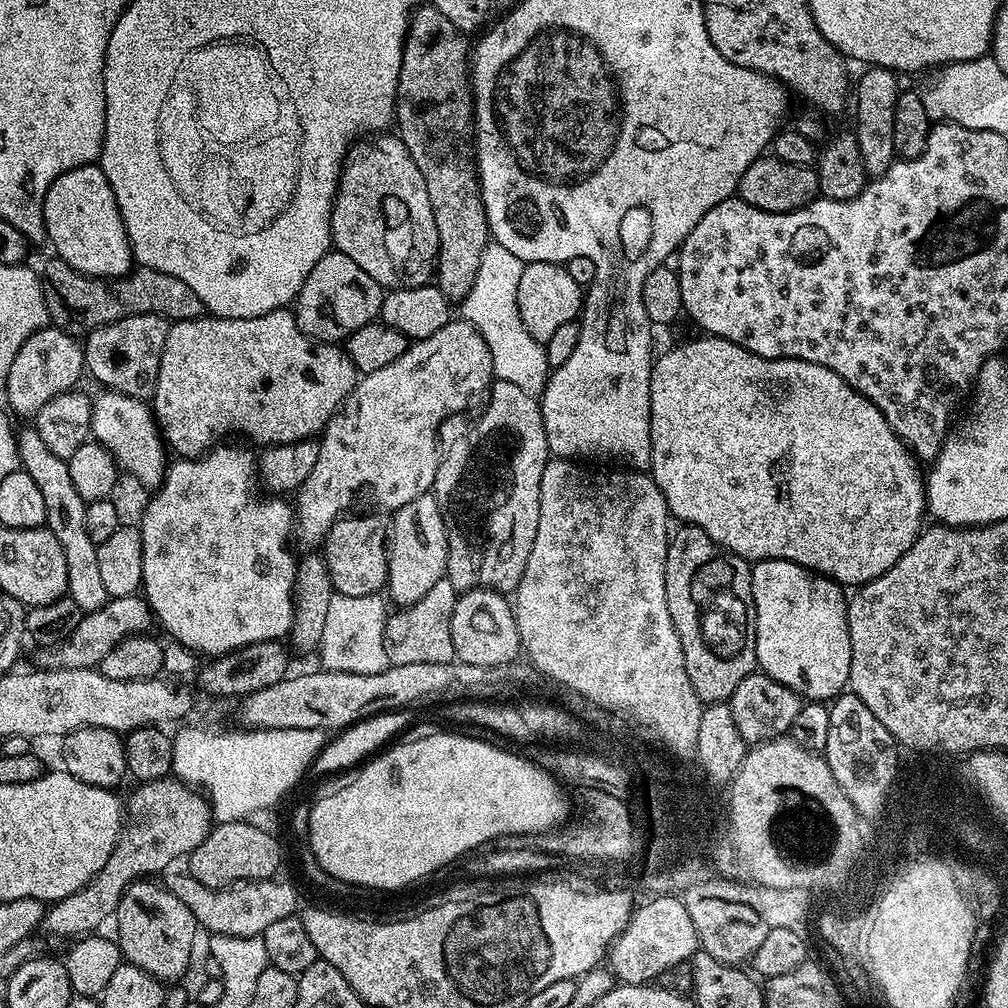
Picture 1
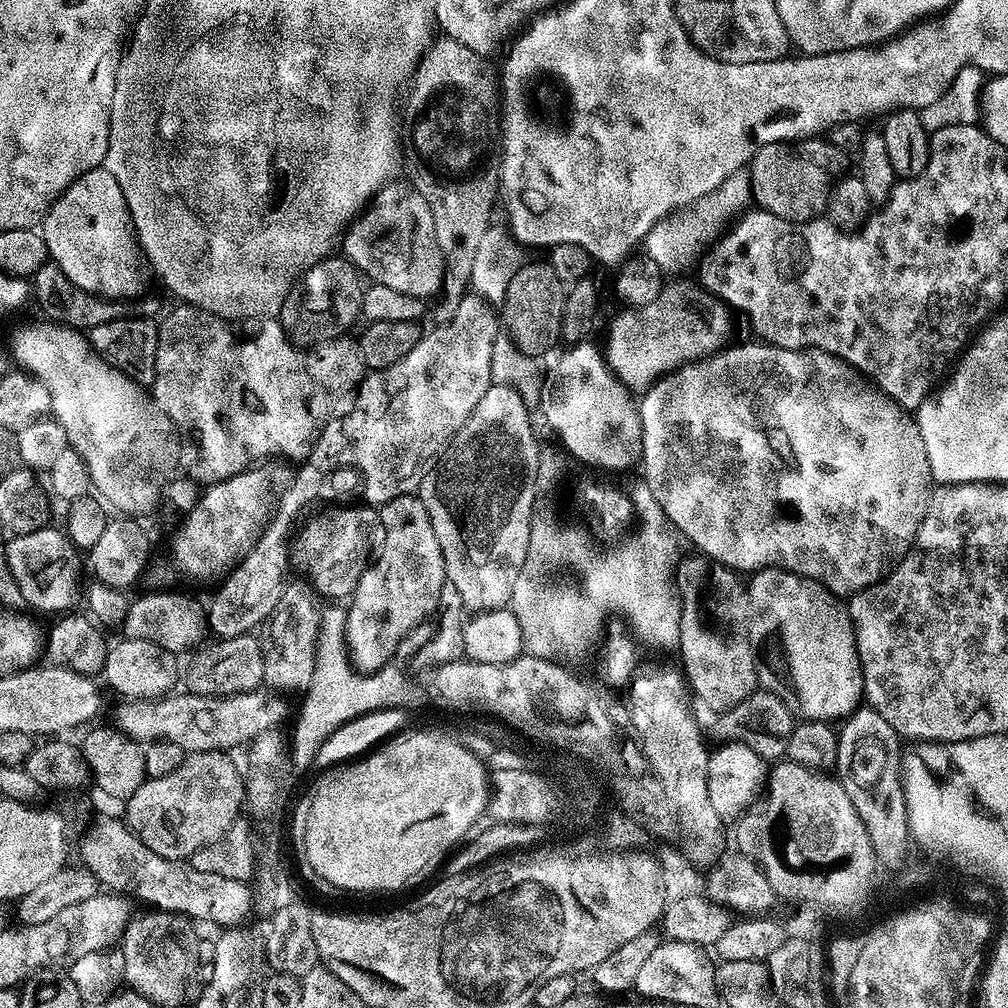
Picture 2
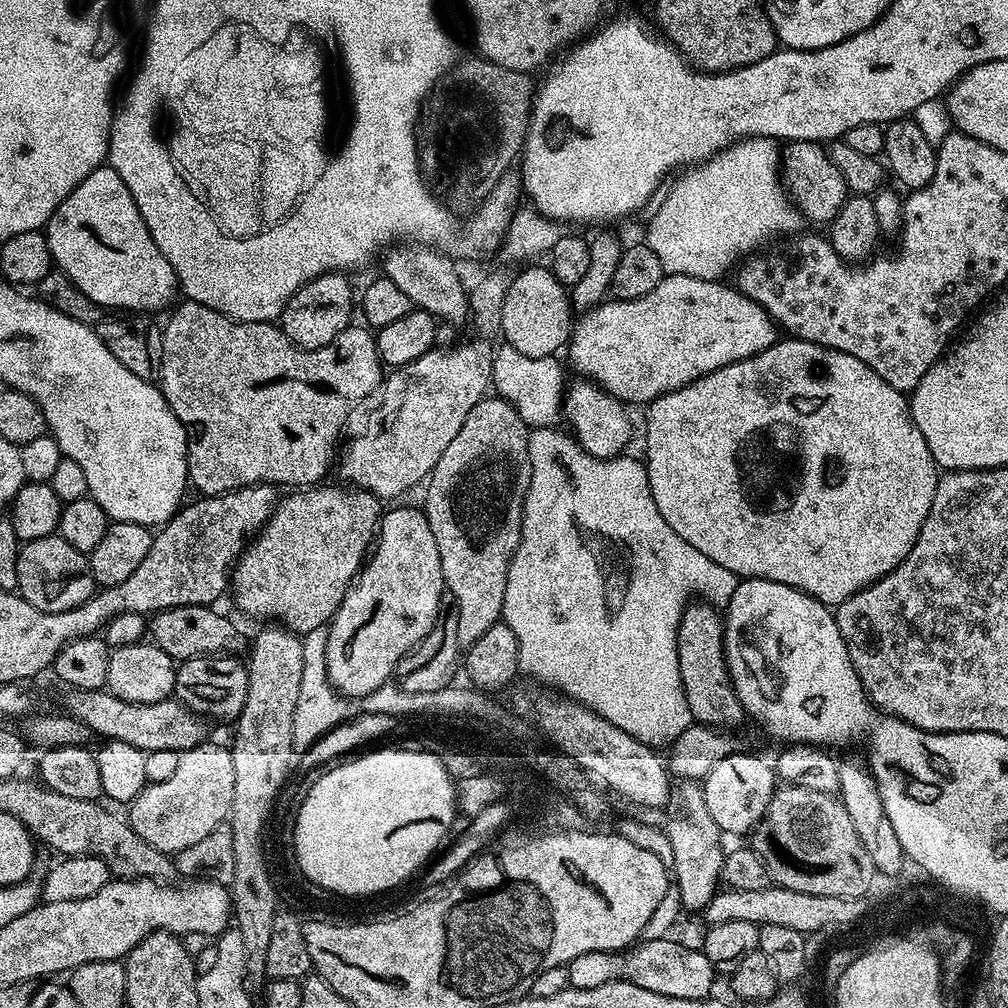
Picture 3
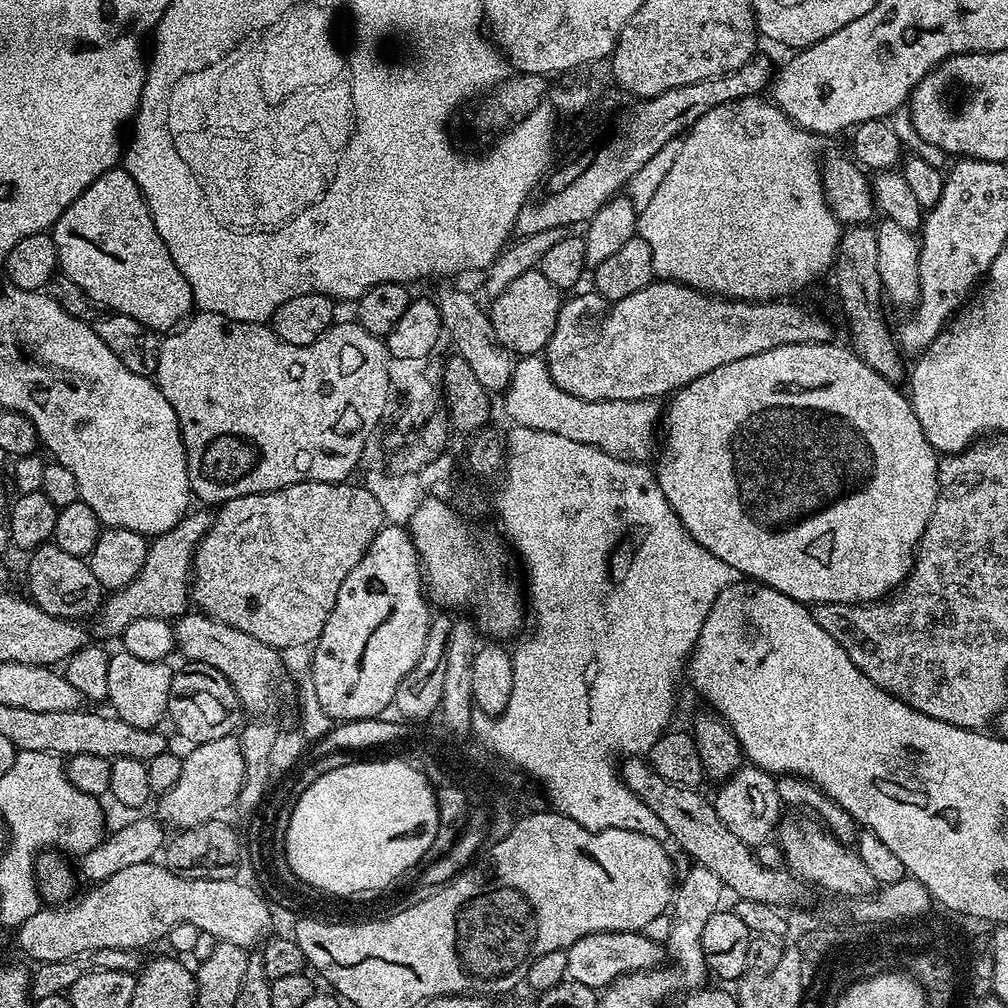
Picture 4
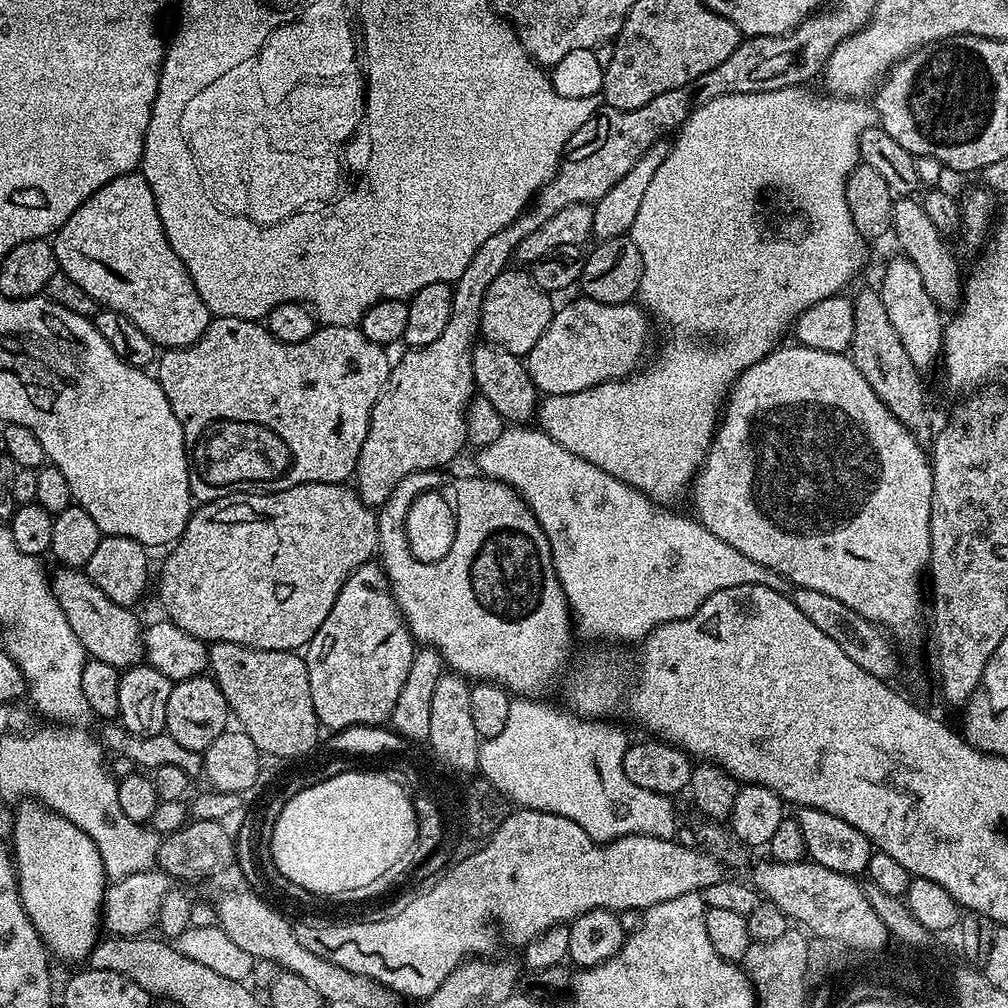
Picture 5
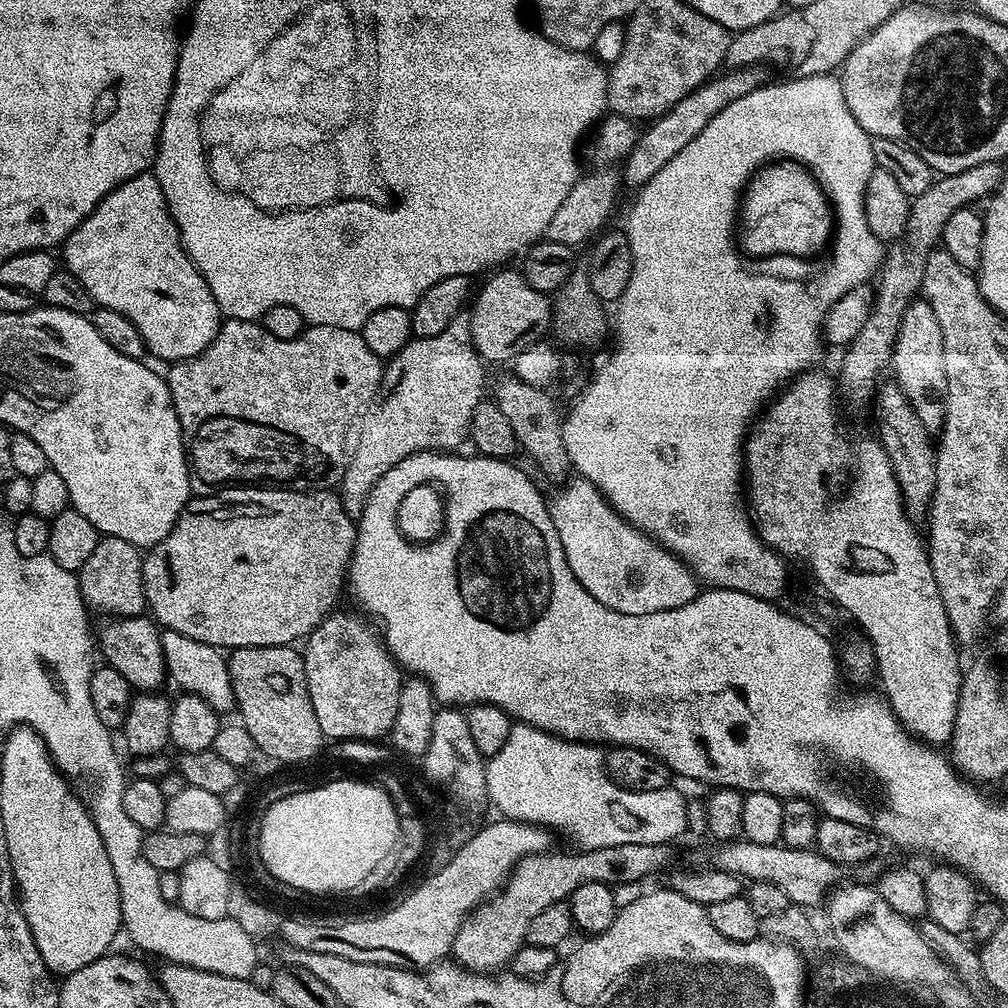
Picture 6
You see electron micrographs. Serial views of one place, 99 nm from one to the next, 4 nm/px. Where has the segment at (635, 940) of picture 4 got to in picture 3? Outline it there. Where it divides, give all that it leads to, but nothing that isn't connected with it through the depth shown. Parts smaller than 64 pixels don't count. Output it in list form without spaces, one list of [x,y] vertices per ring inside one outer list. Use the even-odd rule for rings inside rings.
[[[664,937],[641,941],[631,950],[617,953],[591,952],[580,955],[566,966],[569,985],[576,989],[590,989],[612,980],[626,980],[664,997],[707,999],[711,995],[716,970],[701,949],[694,950],[672,939]]]

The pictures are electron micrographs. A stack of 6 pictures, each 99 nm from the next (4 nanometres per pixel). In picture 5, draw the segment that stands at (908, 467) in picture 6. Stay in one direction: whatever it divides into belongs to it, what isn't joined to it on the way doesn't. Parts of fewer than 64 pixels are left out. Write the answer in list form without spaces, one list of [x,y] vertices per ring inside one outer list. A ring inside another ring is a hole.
[[[875,287],[864,288],[852,300],[854,306],[854,338],[850,355],[854,366],[862,370],[862,378],[870,382],[878,398],[910,430],[913,436],[921,442],[933,439],[934,427],[928,417],[928,396],[924,393],[924,384],[920,381],[921,369],[910,362],[910,354],[906,354],[898,330],[894,330],[894,322],[886,315],[886,306],[882,306],[882,298]]]

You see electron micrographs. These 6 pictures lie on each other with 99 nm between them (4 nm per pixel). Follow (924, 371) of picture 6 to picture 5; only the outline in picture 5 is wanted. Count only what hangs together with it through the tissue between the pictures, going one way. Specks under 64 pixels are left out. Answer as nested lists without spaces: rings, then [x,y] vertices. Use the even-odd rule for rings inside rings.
[[[897,254],[884,268],[884,277],[878,283],[878,291],[882,298],[882,306],[886,306],[886,315],[894,322],[894,330],[898,330],[898,338],[910,354],[910,362],[921,370],[927,370],[932,363],[941,359],[944,350],[945,317],[940,317],[941,309],[926,294],[926,285],[922,282],[922,274],[918,266],[903,254]]]

